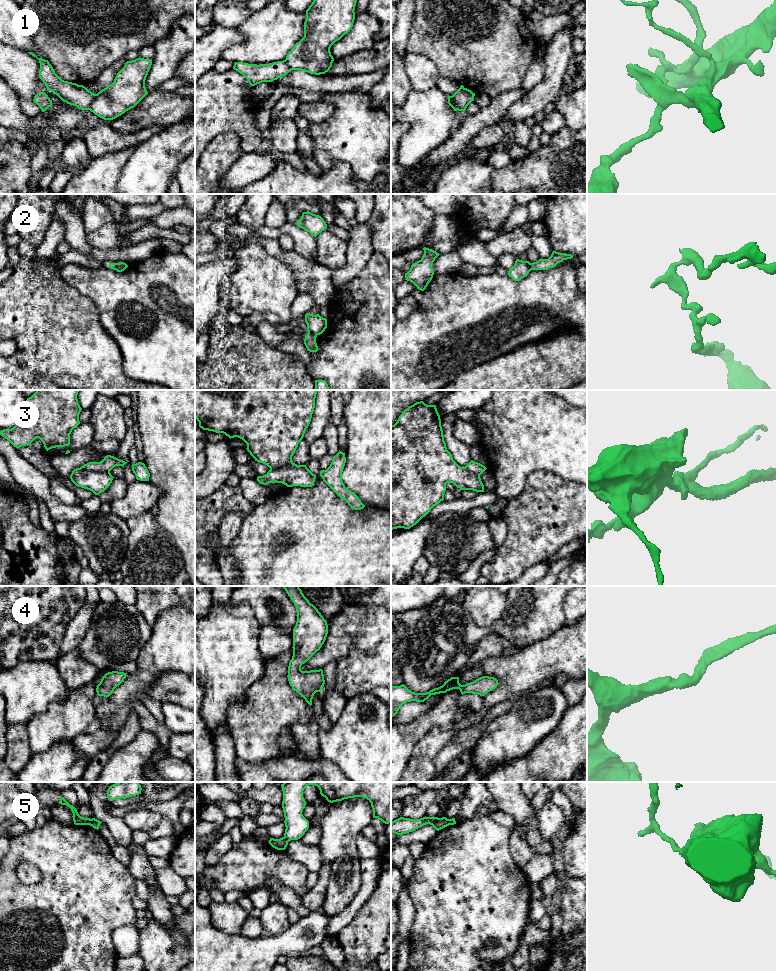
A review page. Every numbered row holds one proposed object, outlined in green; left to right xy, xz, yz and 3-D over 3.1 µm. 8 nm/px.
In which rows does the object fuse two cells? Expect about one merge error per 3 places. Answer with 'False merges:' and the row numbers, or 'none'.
False merges: 1, 2, 3, 5

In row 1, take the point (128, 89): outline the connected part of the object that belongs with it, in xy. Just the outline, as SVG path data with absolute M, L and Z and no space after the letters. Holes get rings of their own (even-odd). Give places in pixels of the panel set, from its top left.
M152 60L127 61L114 82L98 92L90 111L104 120L113 120L134 108L147 94L145 80Z

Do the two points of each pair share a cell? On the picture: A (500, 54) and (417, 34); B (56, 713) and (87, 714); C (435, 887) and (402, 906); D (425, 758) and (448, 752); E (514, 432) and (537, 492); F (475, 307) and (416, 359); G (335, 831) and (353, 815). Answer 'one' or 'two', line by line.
A: one
B: one
C: two
D: two
E: two
F: one
G: one

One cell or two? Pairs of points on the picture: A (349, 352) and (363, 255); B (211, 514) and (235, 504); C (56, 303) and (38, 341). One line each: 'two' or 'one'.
A: two
B: one
C: one

